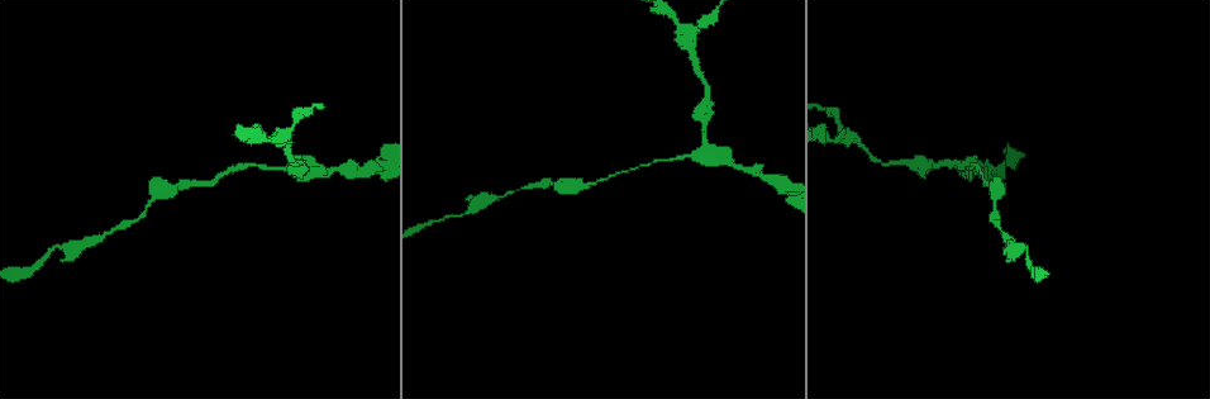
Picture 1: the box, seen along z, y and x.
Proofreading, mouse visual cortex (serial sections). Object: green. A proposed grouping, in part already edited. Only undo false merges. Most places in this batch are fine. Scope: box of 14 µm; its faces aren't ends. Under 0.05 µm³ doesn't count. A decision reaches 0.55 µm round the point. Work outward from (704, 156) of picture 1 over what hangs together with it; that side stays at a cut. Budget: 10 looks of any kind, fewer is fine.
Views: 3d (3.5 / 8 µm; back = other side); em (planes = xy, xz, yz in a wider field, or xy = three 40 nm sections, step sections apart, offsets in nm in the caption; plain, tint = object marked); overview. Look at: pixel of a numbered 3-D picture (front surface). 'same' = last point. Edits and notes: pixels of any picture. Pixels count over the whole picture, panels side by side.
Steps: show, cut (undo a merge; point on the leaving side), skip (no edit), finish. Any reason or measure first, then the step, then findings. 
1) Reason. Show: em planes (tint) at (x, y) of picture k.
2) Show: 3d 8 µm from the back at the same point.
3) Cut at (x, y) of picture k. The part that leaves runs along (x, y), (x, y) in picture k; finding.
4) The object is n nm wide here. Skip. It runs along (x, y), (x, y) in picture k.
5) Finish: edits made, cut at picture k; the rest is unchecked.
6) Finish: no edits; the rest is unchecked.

Show: 3d 3.5 µm from the back at (260, 164) of picture 1.

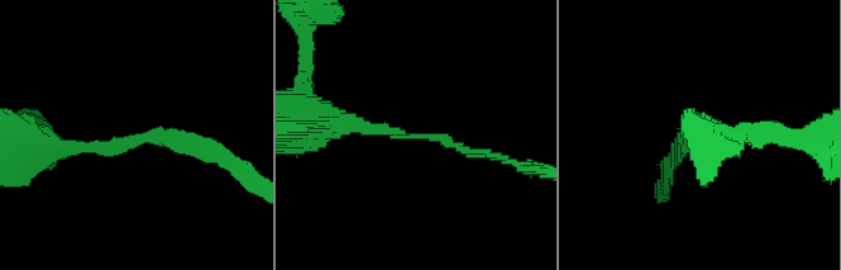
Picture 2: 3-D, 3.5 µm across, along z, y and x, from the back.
The arms are 150, 200 nm wide; now the EM. Show: em xy step 1 (tint) at (415, 136) of picture 2.

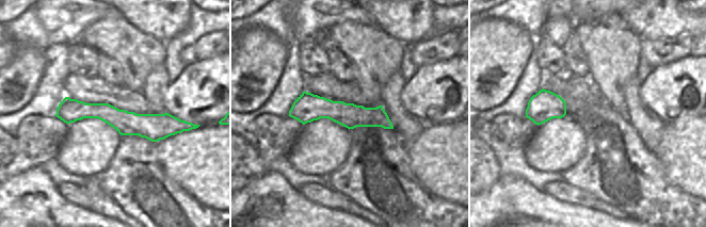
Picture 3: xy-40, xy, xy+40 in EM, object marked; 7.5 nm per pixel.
The object is 190 nm wide here. Skip. It runs along (333, 121), (441, 137), (487, 154) in picture 2; one cell here.

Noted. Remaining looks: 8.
Thick turns thin. Show: 3d 3.5 µm at (903, 161) of picture 1.

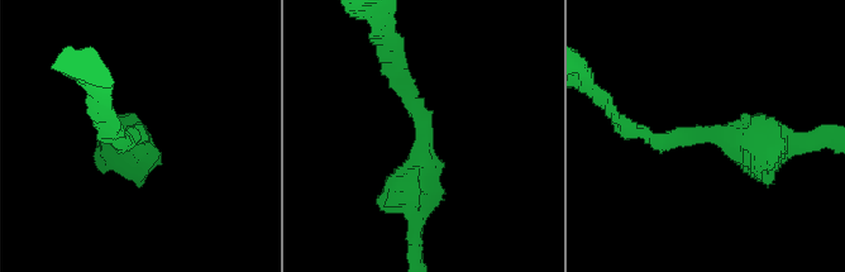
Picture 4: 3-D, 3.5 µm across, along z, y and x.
The arms are 200, 450 nm wide; need the tissue. Show: em planes (tint) at (422, 131) of picture 4.

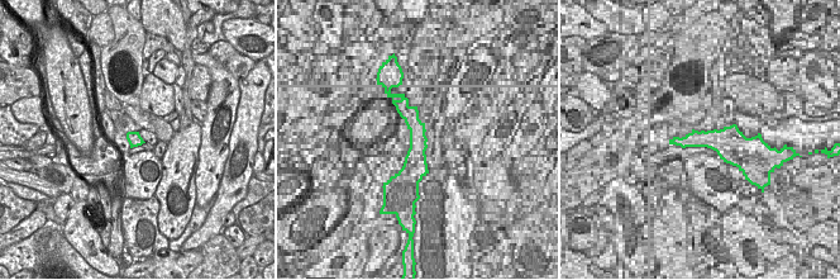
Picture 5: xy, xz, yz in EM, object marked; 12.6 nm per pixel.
Skip. It runs along (411, 206), (423, 119), (392, 57) in picture 4; continuous, no second cell.

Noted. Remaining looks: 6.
A fork. Show: 3d 3.5 µm at (845, 136) of picture 1.

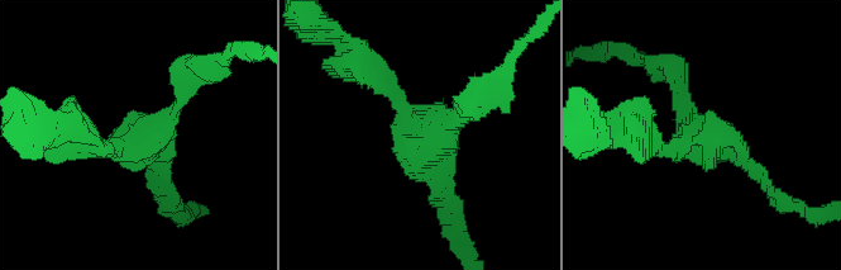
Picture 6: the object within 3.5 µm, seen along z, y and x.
Show: em xy step 1 (tint) at (145, 139) of picture 6.

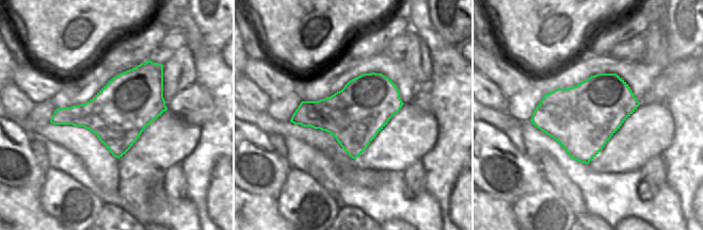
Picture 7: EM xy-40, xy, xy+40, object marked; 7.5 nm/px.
The arms are 150, 150, 150 nm wide. Skip. It runs along (444, 197), (428, 132), (373, 77) in picture 6; continuous, no second cell.

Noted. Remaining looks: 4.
Thin neck. Show: 3d 8 µm at (1025, 248) of picture 1.

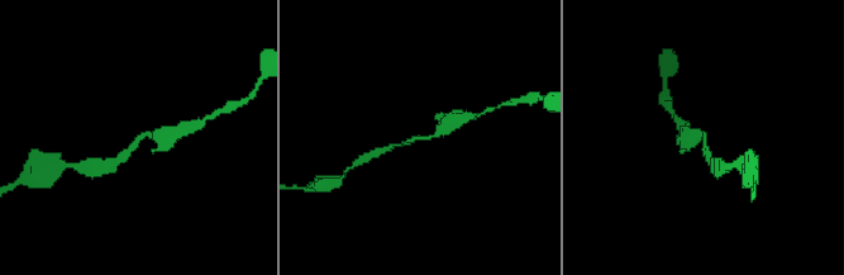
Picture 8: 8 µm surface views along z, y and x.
Show: 3d 3.5 µm at (706, 133) of picture 8.

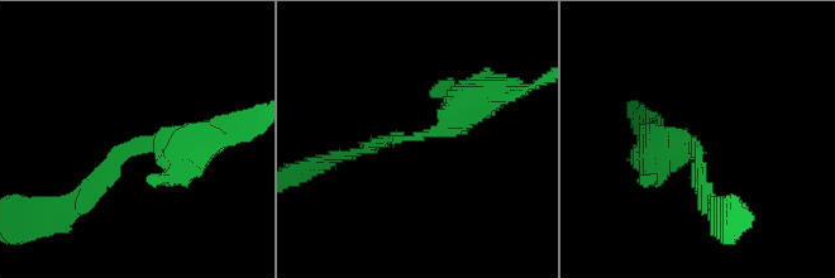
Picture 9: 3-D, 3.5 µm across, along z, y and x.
The arms are 150, 450 nm wide. Skip. Continuous, no second cell.

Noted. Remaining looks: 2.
Finish: no edits; the rest is unchecked.

